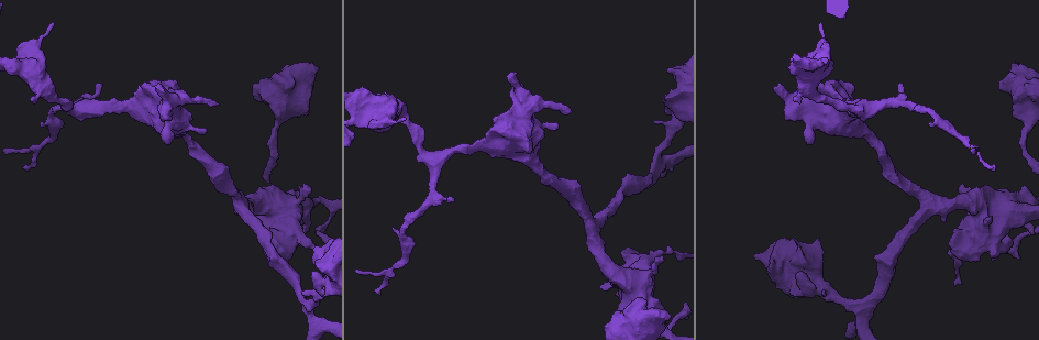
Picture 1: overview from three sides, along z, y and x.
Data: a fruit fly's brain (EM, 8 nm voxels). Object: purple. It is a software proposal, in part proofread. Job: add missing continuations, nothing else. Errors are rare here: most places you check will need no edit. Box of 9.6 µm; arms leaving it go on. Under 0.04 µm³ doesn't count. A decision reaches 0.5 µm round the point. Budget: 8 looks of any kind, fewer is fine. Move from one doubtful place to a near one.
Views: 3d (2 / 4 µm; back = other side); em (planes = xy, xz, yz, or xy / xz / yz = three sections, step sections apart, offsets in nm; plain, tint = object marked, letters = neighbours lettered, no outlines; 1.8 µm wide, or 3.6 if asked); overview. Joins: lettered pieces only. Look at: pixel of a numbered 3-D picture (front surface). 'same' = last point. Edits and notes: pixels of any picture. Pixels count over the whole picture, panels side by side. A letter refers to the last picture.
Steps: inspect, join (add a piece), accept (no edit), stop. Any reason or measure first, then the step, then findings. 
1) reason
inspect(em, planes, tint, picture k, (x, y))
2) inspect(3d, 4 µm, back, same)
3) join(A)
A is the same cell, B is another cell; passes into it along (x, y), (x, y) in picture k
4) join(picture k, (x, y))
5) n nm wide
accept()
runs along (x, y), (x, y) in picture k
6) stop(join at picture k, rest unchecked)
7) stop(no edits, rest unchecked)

free end
inspect(3d, 4 µm, picture 1, (218, 104))

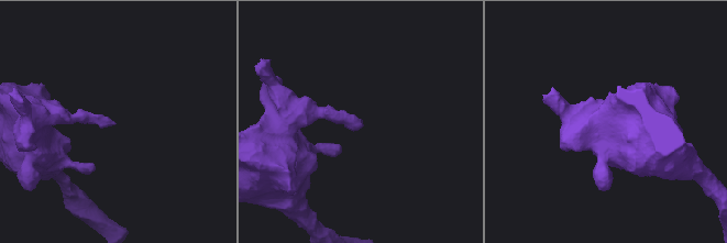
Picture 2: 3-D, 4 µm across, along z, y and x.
inspect(em, xz, step 8, letters, picture 2, (114, 123))

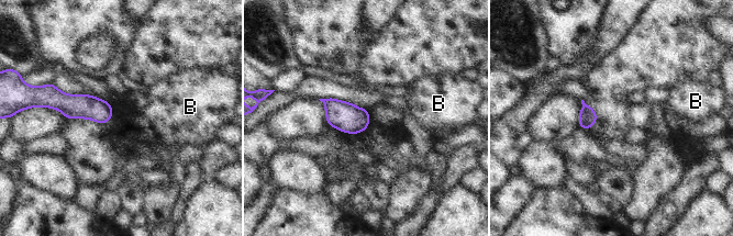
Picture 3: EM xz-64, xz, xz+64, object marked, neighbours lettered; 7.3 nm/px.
cut it another way
inspect(em, planes, letters, same)

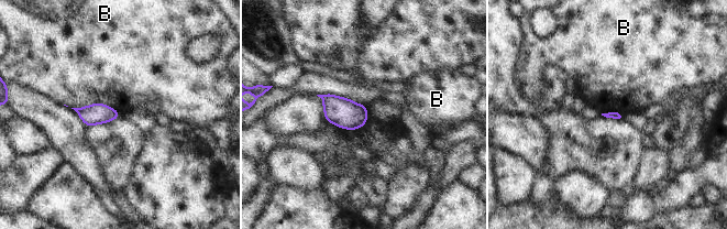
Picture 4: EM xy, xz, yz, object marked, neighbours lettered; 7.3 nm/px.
accept()
B is another cell; border along (72, 107), (105, 104), (121, 116) in picture 4; none of them fits

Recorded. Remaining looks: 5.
branch stops here
inspect(em, planes, letters, picture 1, (378, 293))

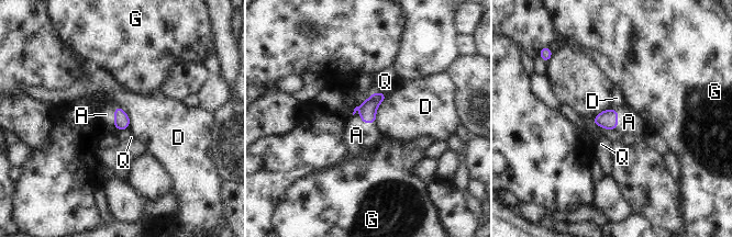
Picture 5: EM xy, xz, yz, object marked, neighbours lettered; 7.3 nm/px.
110 nm wide
join(A)
A is the same cell, D, G and Q are other cells; passes into it along (368, 108), (361, 120), (356, 135) in picture 5; it goes on there

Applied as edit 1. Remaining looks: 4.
redraw
inspect(overview)

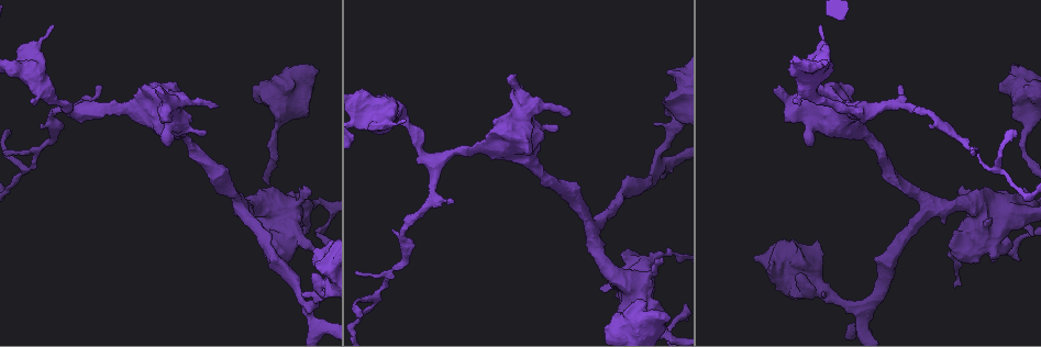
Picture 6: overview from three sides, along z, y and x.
branch stops here
inspect(3d, 4 µm, picture 6, (404, 119))

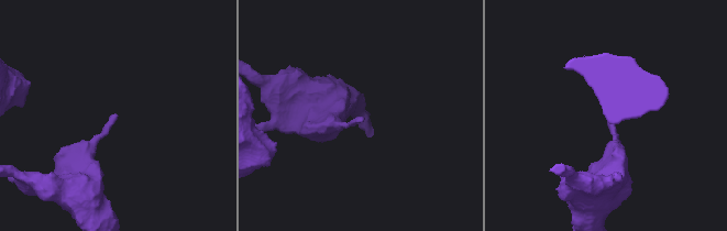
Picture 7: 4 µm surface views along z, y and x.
need the tissue
inspect(em, yz, step 16, tint, picture 7, (362, 121))

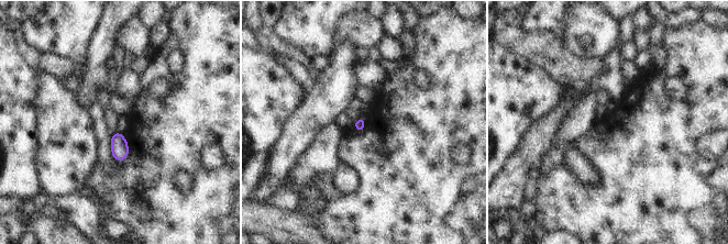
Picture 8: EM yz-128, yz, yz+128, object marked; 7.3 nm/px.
another direction
inspect(em, xz, step 4, letters, same)

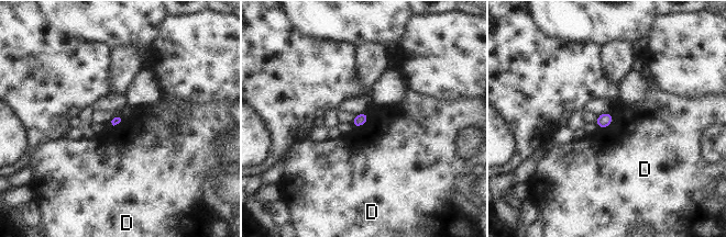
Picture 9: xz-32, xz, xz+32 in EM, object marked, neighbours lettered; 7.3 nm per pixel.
accept()
D is another cell; border along (366, 112), (367, 120), (354, 127) in picture 9; none of them fits

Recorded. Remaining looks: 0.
stop(join at picture 5, rest unchecked)

